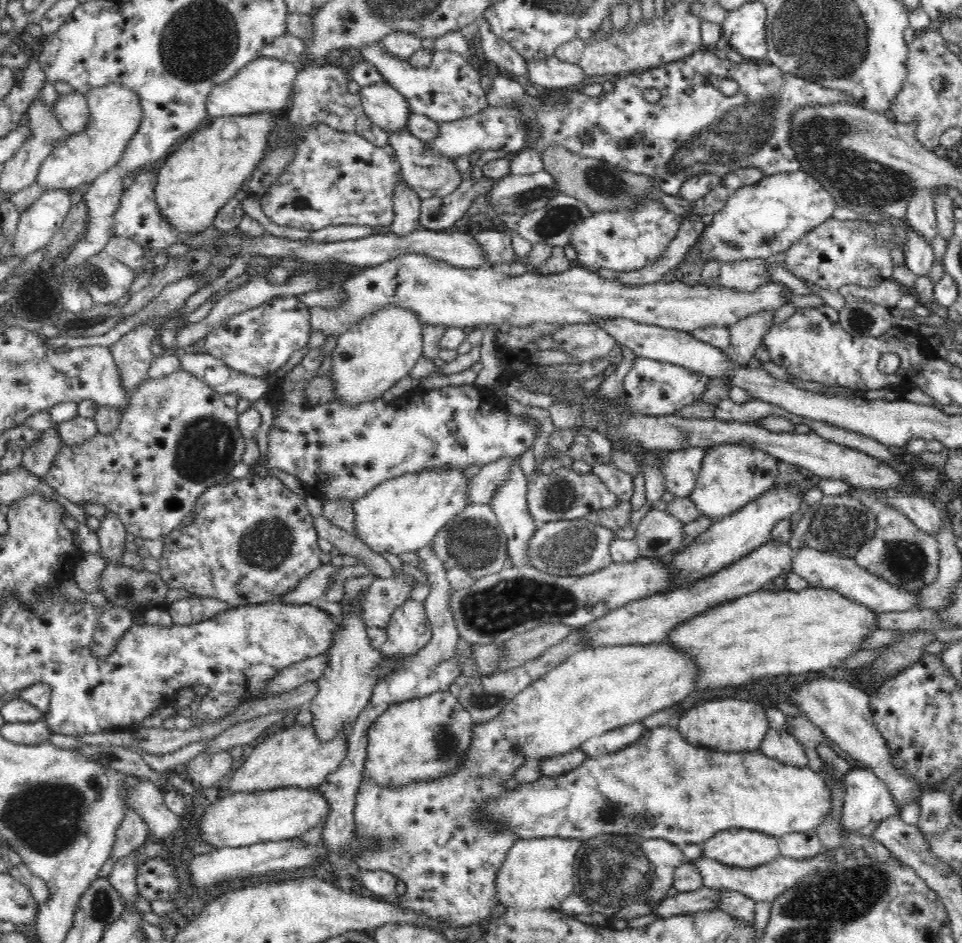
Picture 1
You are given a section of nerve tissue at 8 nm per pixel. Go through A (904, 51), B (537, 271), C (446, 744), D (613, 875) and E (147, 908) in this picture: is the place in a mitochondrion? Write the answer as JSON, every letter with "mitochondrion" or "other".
{"A":"other","B":"other","C":"mitochondrion","D":"mitochondrion","E":"other"}

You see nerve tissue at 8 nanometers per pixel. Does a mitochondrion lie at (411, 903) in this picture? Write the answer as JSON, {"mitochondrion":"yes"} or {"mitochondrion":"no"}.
{"mitochondrion":"no"}

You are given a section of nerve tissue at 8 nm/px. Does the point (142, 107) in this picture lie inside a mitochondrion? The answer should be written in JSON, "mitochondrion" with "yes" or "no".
{"mitochondrion":"no"}

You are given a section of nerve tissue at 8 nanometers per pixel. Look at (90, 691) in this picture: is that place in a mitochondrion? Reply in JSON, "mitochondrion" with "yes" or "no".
{"mitochondrion":"no"}

